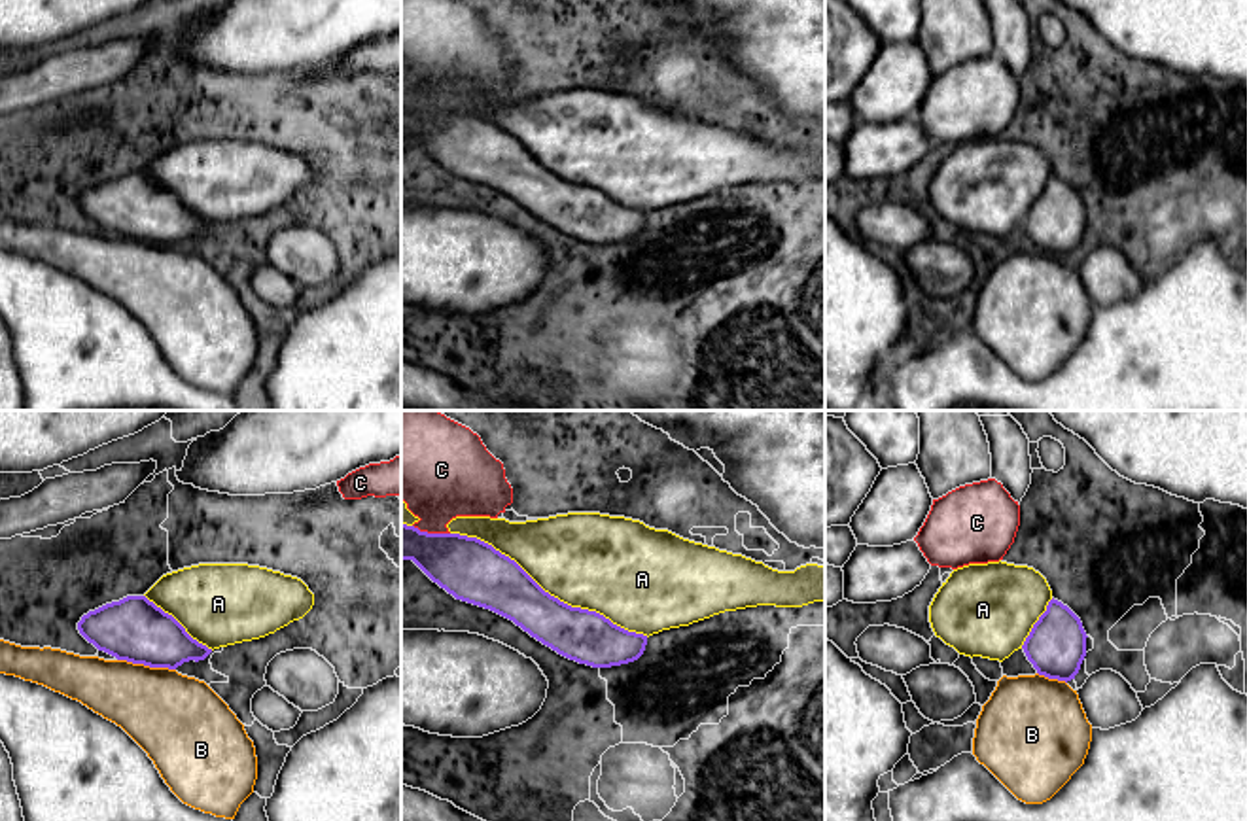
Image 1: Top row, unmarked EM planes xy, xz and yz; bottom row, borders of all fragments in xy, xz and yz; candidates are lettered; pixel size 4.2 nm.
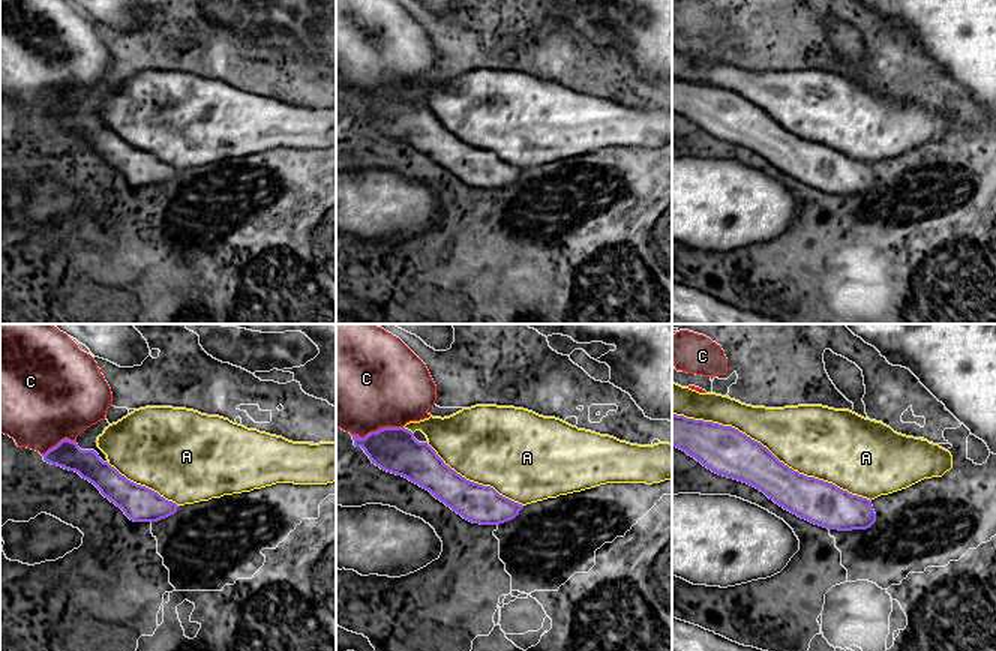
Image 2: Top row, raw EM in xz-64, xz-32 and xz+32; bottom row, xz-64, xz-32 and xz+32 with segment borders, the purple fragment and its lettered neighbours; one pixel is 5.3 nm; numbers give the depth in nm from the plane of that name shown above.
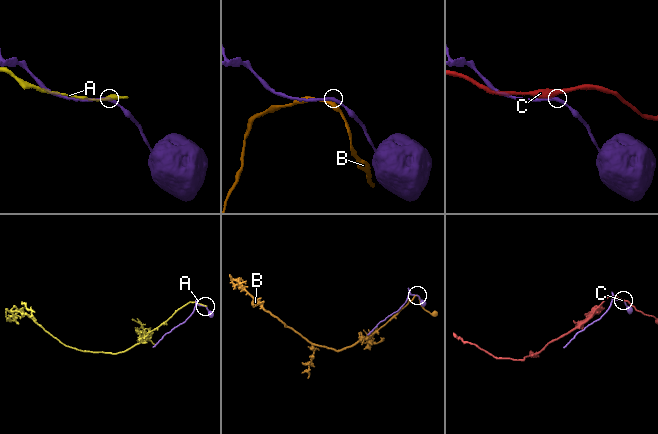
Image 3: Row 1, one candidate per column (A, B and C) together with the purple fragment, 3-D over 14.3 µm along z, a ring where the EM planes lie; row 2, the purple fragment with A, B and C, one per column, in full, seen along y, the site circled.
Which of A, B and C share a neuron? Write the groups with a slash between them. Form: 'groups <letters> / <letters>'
groups A / B / C

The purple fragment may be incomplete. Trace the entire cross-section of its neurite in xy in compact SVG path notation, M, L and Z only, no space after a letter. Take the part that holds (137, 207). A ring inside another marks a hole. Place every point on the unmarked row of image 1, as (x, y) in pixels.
M127 172L89 187L78 206L98 227L149 244L176 246L212 229L146 172Z

